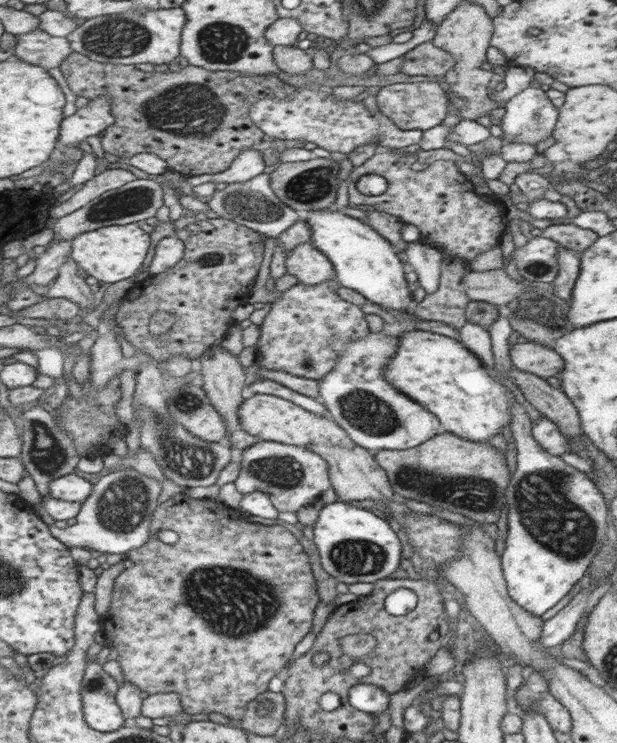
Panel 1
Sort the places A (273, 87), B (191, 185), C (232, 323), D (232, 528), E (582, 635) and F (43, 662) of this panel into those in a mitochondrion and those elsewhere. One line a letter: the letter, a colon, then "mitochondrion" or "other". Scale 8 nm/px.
A: other
B: other
C: other
D: other
E: other
F: other

